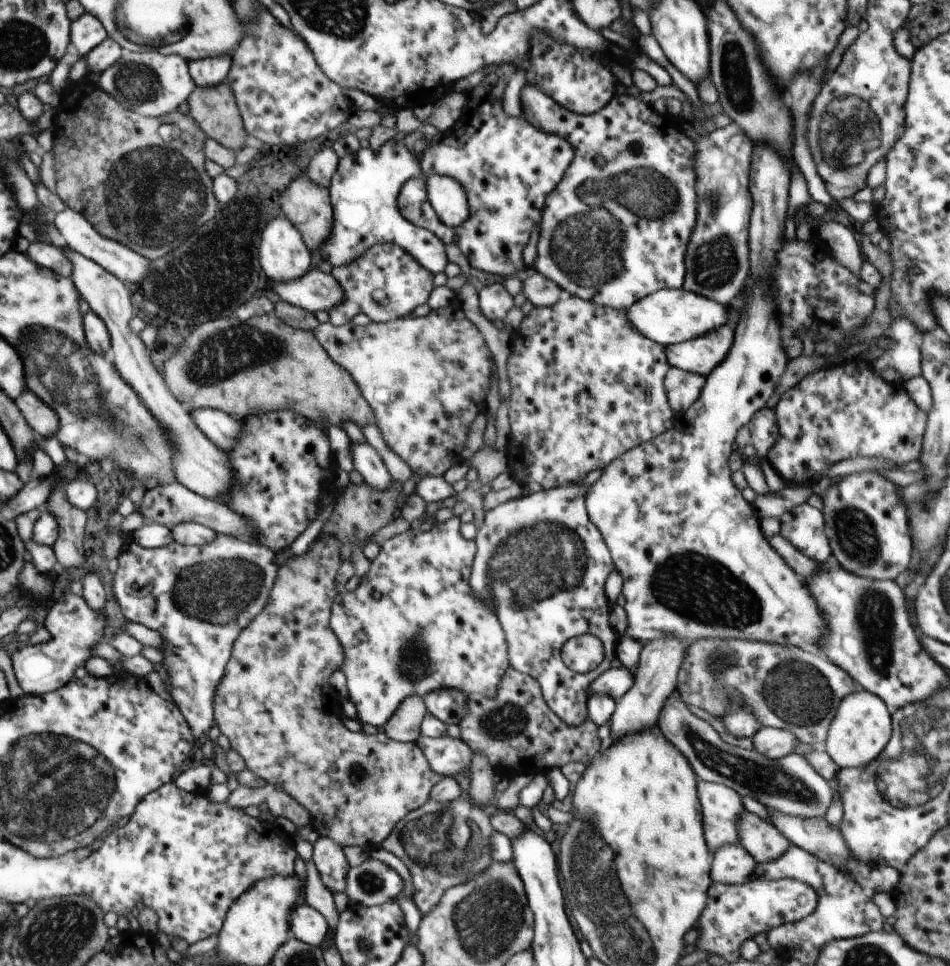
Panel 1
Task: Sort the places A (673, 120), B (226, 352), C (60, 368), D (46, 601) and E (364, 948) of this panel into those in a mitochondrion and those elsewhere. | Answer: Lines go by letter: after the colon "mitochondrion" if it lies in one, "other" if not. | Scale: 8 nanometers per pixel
A: other
B: mitochondrion
C: mitochondrion
D: other
E: mitochondrion

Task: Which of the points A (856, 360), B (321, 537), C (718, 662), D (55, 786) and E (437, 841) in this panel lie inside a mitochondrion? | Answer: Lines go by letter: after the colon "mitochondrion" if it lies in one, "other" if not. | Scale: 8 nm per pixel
A: other
B: other
C: mitochondrion
D: mitochondrion
E: mitochondrion

